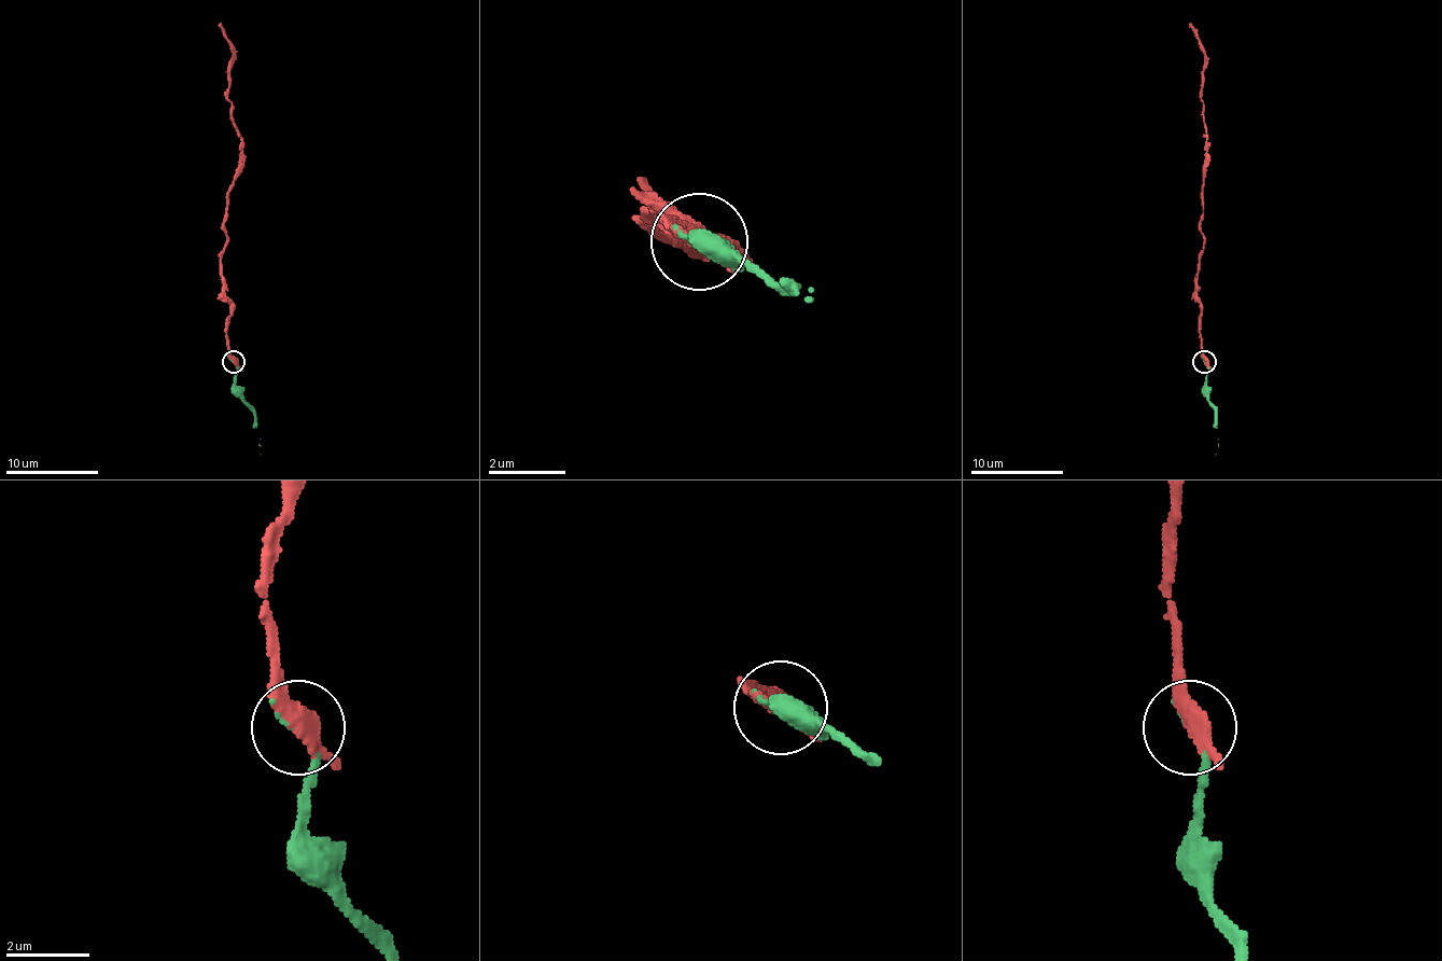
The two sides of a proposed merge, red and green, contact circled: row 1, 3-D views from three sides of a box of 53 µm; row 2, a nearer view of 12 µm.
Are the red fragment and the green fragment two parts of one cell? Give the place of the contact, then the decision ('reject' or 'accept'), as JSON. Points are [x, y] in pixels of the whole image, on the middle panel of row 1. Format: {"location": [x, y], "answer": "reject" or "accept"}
{"location": [699, 241], "answer": "accept"}

